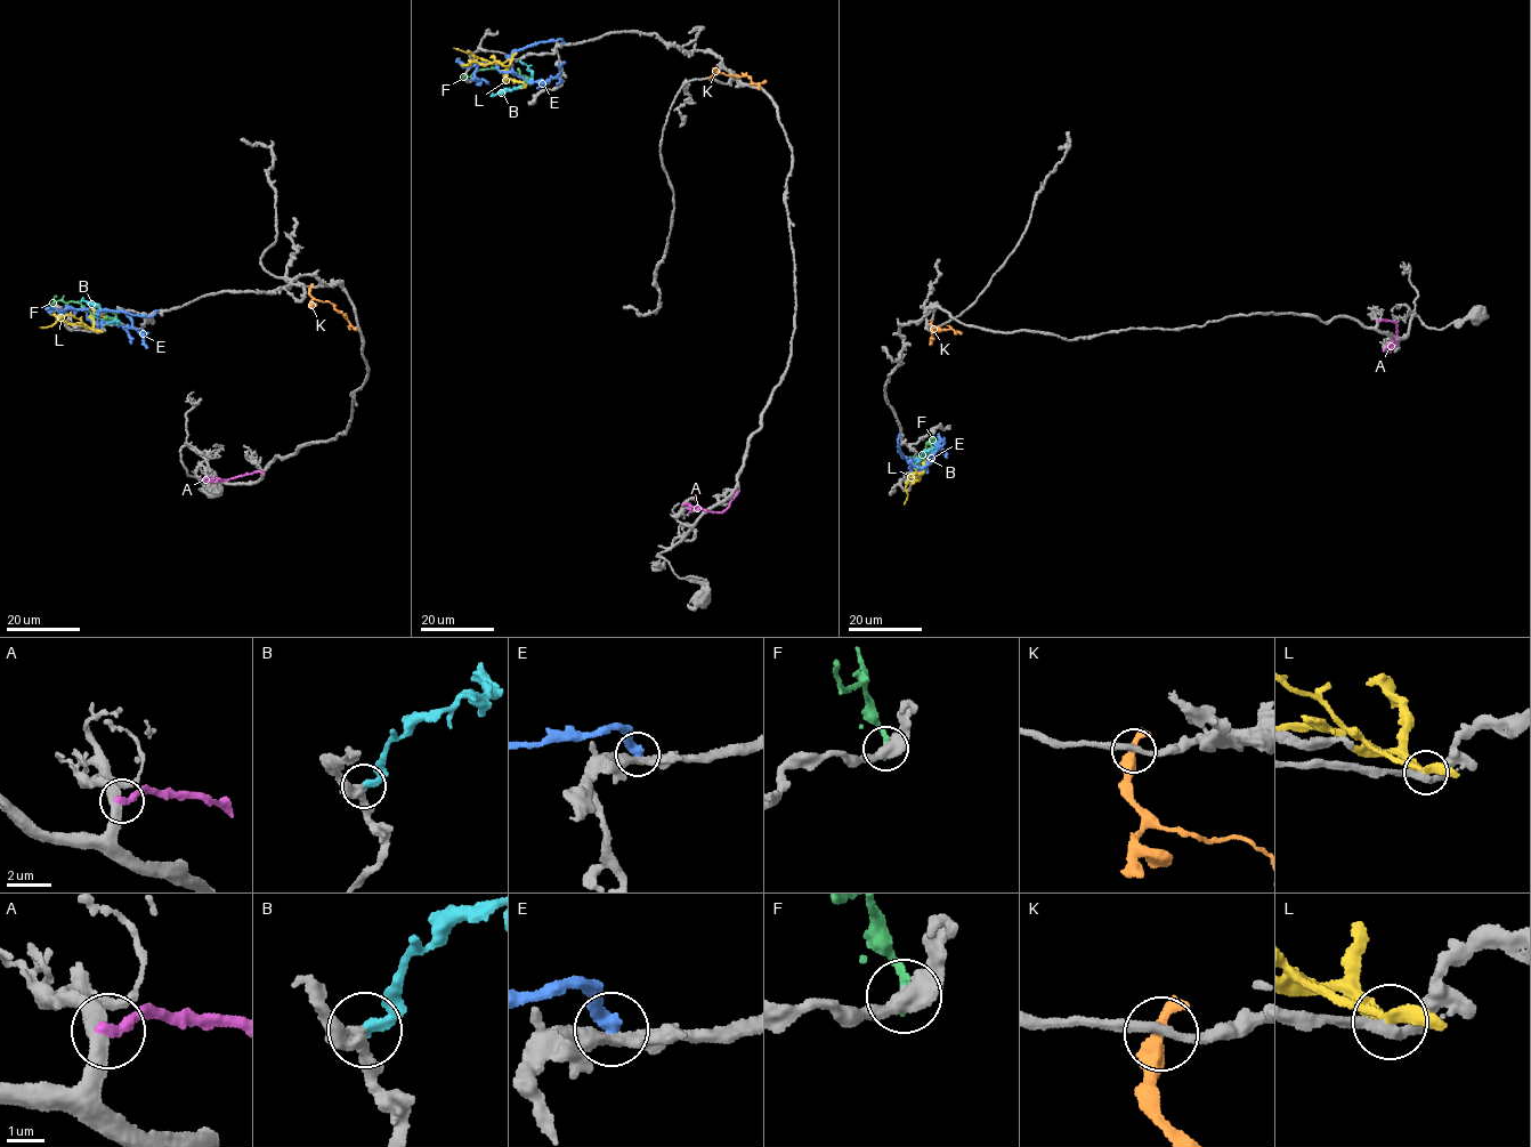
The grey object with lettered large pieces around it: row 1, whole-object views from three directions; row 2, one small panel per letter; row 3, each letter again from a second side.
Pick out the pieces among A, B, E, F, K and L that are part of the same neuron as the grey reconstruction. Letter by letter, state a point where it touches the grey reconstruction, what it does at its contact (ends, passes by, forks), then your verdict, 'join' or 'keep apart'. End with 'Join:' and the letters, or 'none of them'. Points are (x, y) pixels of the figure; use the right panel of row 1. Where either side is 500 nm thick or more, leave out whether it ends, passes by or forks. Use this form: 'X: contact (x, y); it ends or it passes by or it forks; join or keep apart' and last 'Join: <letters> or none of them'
A: contact (1378, 321); it ends; keep apart
B: contact (916, 462); it ends; join
E: contact (900, 435); it ends; keep apart
F: contact (921, 471); it ends; keep apart
K: contact (930, 324); it ends; keep apart
L: contact (917, 475); it forks; keep apart
Join: B

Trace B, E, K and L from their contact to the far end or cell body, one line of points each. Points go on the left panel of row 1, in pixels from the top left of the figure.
B: (107, 323), (119, 321), (106, 316), (97, 307), (80, 301)
E: (156, 311), (152, 316), (98, 313), (97, 326), (84, 309), (66, 308), (63, 314), (71, 309), (74, 316)
K: (310, 287), (310, 295), (331, 303), (357, 329)
L: (97, 331), (67, 314), (50, 325), (39, 328)

